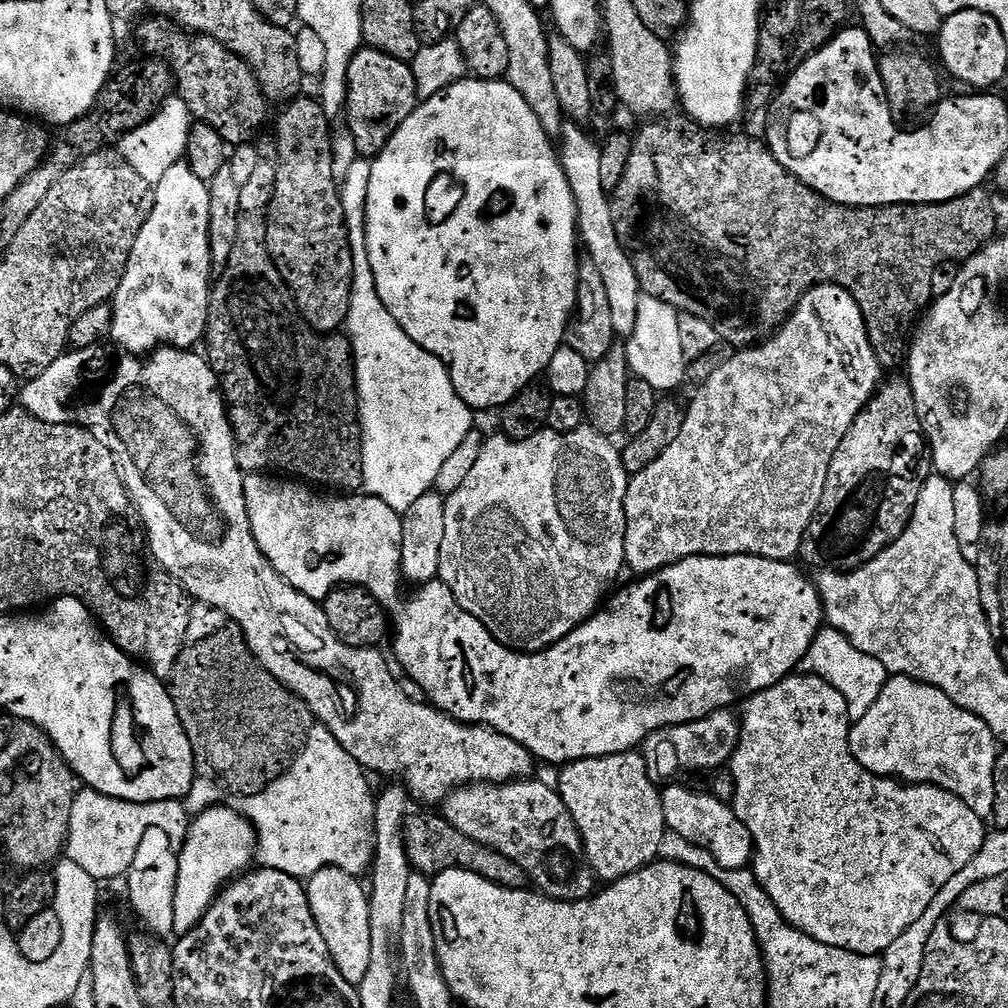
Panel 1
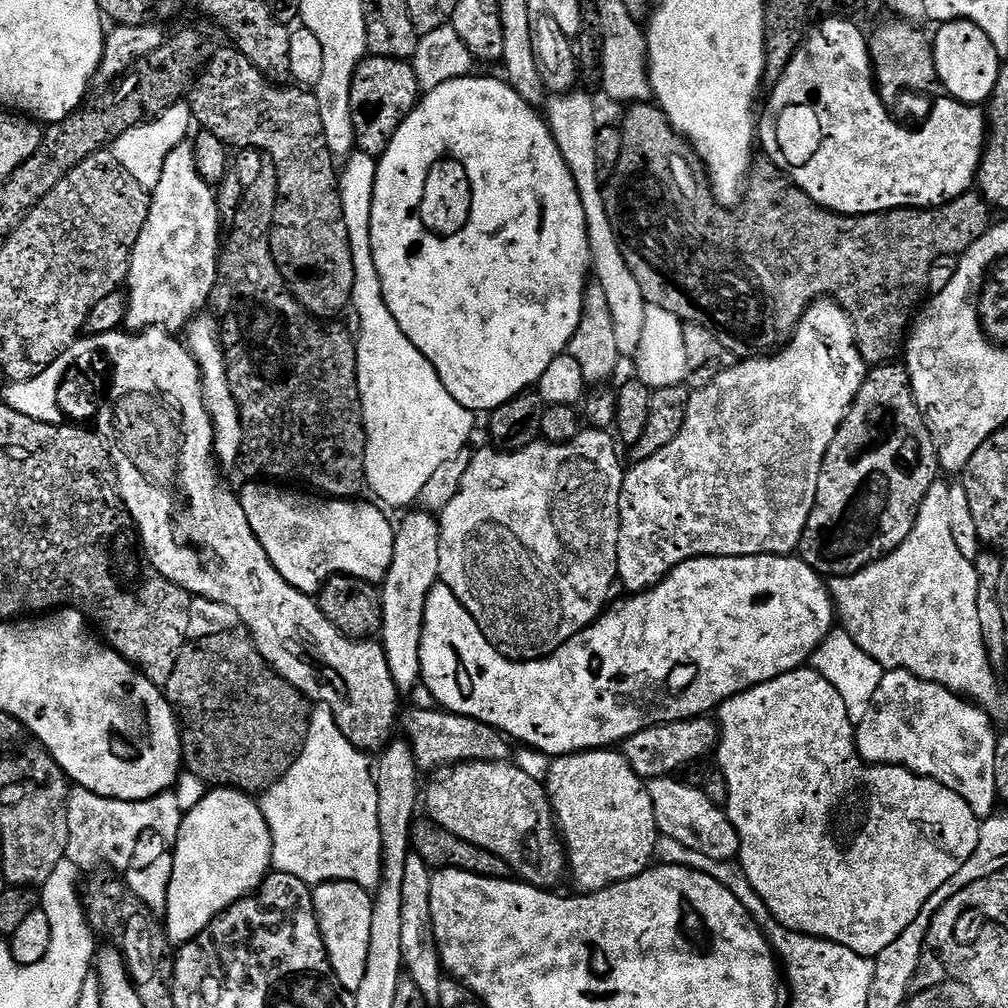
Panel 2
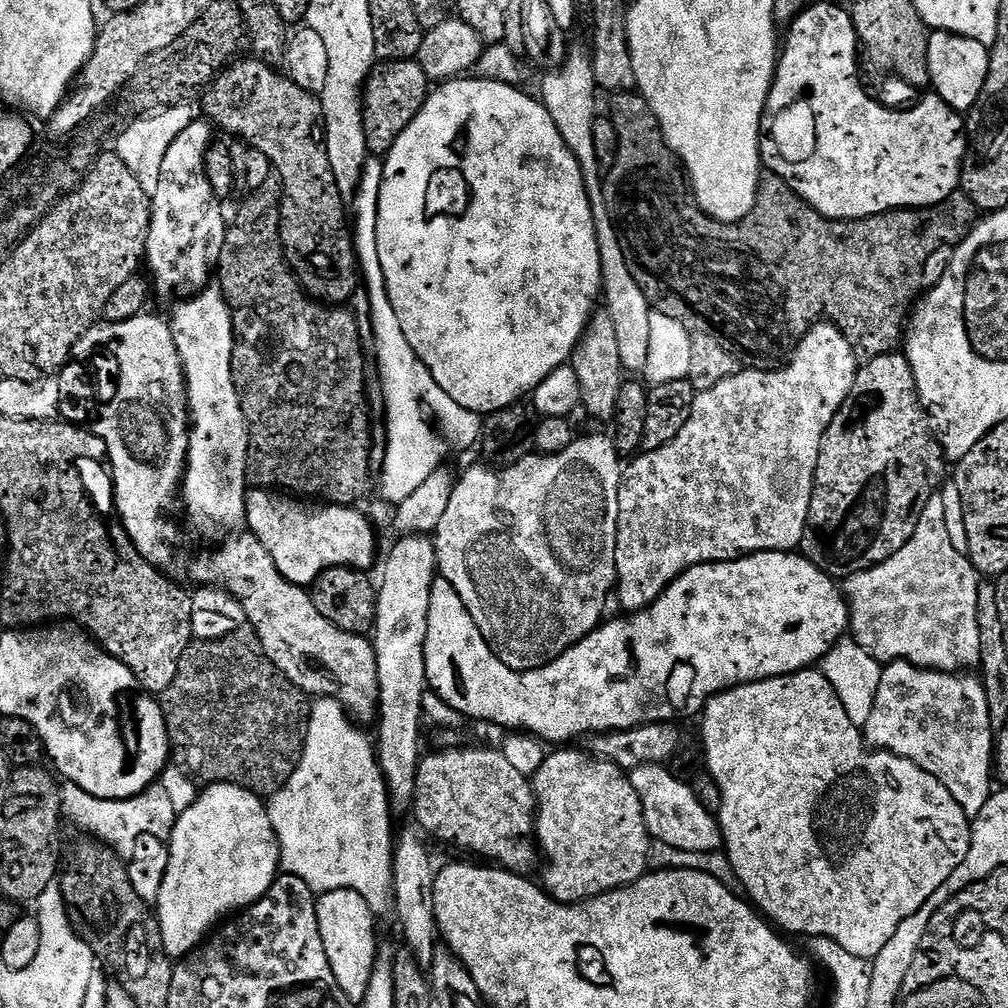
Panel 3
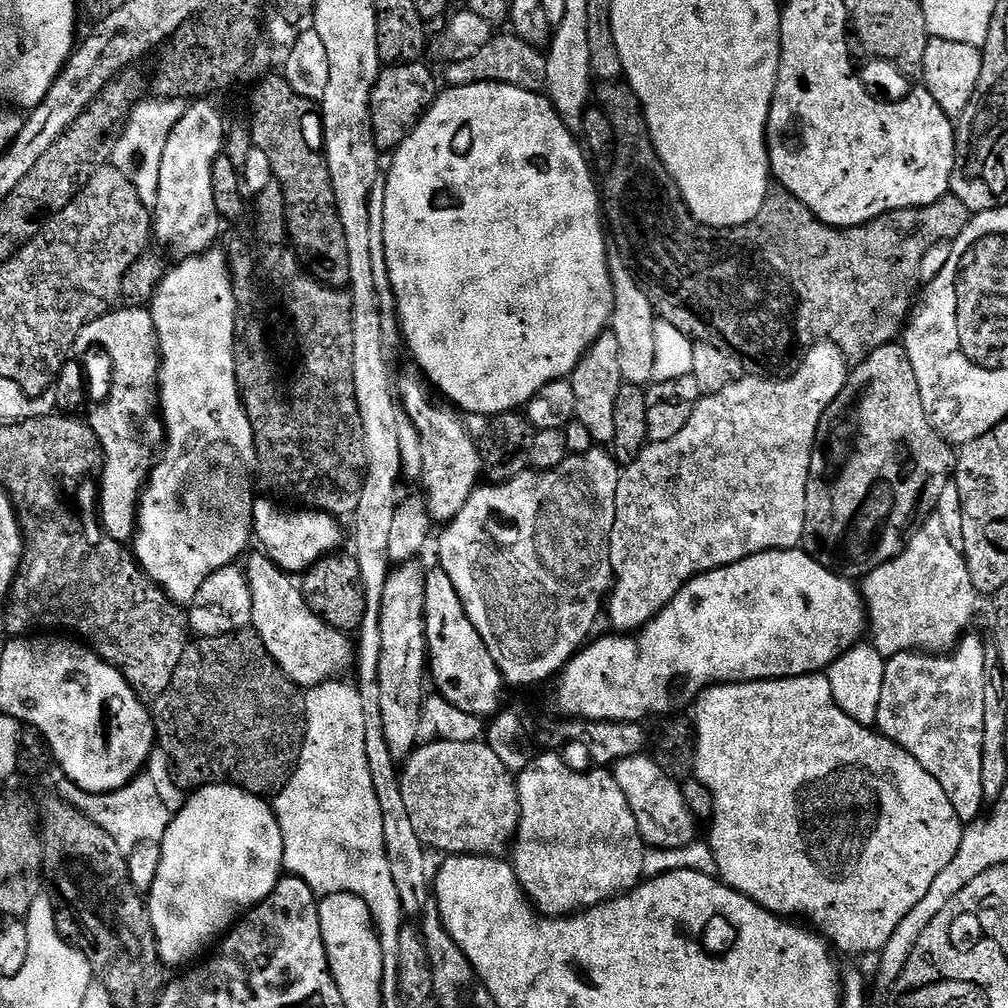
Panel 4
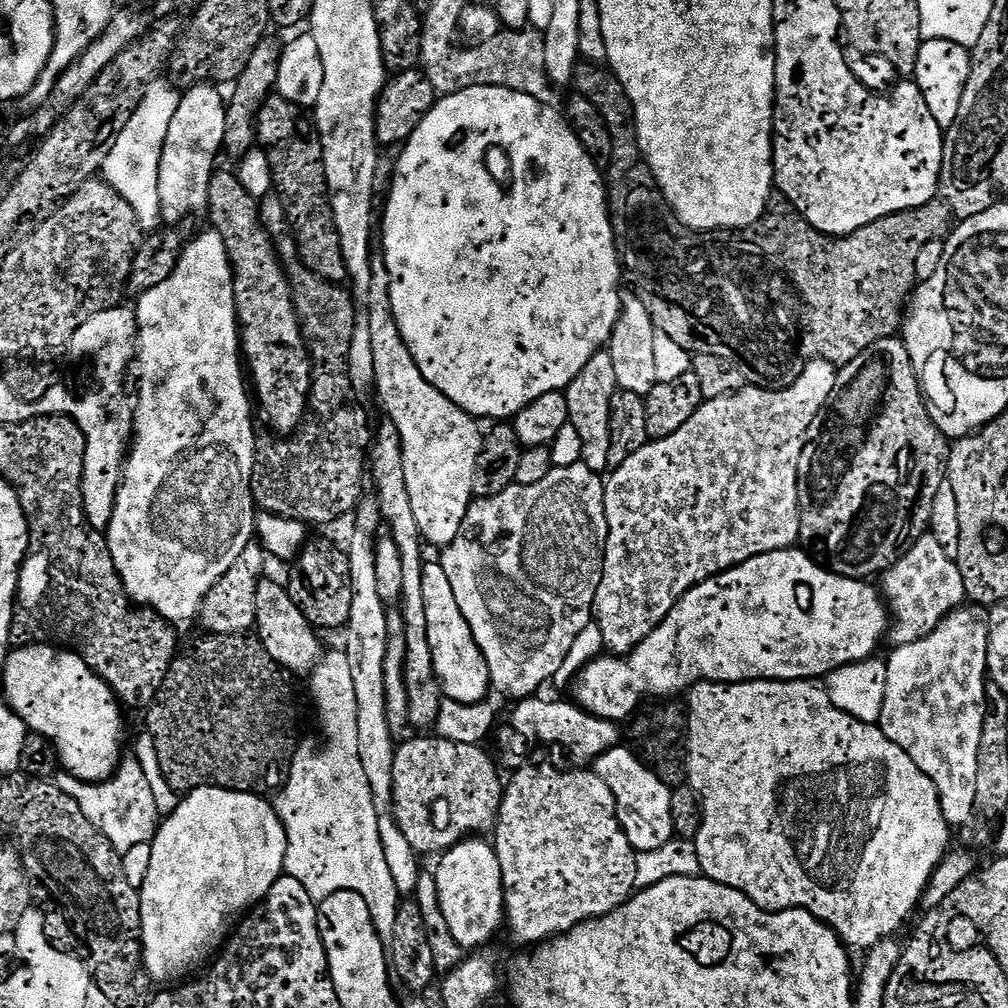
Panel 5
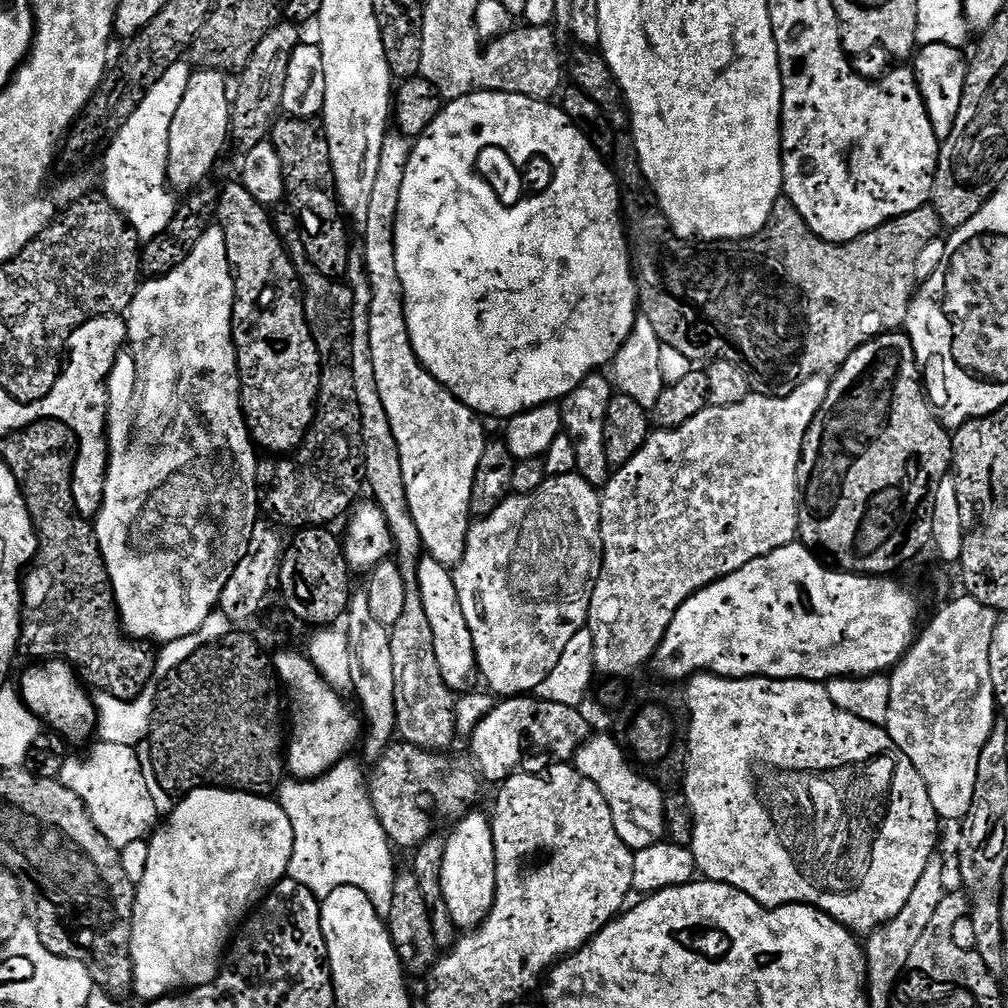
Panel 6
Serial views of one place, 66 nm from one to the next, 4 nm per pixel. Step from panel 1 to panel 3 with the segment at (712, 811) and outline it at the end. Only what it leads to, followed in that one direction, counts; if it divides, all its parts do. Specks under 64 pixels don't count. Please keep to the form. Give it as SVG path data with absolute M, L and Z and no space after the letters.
M643 764L637 768L631 769L630 775L632 785L642 802L642 810L646 818L649 837L653 841L669 844L671 848L686 850L687 852L715 852L724 843L724 836L720 833L720 821L715 815L712 815L698 802L694 796L694 790L691 783L679 780L676 776L668 773L669 769L662 764Z

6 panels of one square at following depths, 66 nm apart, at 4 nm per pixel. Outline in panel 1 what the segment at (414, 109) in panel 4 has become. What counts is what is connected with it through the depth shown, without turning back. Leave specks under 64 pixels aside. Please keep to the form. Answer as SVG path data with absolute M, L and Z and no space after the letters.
M364 46L354 54L348 71L347 135L354 137L357 153L364 158L375 158L410 118L417 106L416 87L411 63L390 58L378 50Z

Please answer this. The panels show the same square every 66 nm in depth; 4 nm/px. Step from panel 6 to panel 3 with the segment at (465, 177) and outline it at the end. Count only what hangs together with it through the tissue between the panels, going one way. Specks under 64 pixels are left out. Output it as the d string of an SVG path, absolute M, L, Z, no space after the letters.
M457 78L441 83L437 88L440 88L437 92L436 89L429 91L428 100L414 118L414 122L410 122L410 126L406 126L406 130L402 130L402 134L394 142L388 155L383 157L384 181L382 190L378 194L378 259L382 261L382 274L386 274L386 290L390 294L390 306L394 306L394 314L398 314L398 323L402 325L402 334L406 334L406 342L410 342L410 346L414 346L414 354L418 354L418 358L430 370L434 382L438 382L438 386L442 386L442 390L446 390L446 394L450 394L450 398L454 398L454 402L458 402L458 406L471 412L487 414L523 401L525 397L535 392L542 382L542 378L546 378L546 374L558 370L558 366L571 361L572 351L575 350L576 343L582 338L584 328L588 325L588 319L592 317L593 312L597 311L598 301L602 296L604 287L602 258L598 254L598 234L594 230L594 214L590 206L590 198L586 194L578 158L574 158L574 154L570 154L566 142L562 142L562 134L558 134L558 126L554 126L554 118L550 118L546 106L535 95L527 96L519 87L479 78Z

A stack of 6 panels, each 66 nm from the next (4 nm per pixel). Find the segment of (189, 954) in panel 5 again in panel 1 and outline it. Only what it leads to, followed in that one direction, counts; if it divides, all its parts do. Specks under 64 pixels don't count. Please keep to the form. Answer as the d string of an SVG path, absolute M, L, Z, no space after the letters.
M224 807L207 808L205 812L199 813L189 823L188 837L184 847L179 849L178 886L174 892L174 933L176 934L194 930L194 926L198 926L198 922L204 917L206 910L212 905L220 889L231 884L236 877L243 876L253 867L256 856L255 829L245 819L243 811L236 810L234 812L232 809Z

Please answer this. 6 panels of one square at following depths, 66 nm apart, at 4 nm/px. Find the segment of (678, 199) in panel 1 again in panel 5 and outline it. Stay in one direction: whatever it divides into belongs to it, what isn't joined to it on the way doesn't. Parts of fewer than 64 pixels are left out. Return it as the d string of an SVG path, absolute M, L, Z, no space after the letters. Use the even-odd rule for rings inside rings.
M584 62L584 63L581 63L581 64L580 64L580 65L579 65L579 67L577 67L577 69L576 69L576 75L575 75L575 77L574 77L574 88L576 88L576 89L575 89L575 91L576 91L576 92L577 92L577 93L579 93L579 95L581 95L581 96L585 96L585 98L586 98L586 99L588 99L588 100L589 100L589 101L590 101L590 102L594 102L594 106L598 106L598 110L599 110L599 111L600 111L600 113L601 113L601 114L602 114L602 115L603 115L603 116L604 116L604 117L605 117L605 118L606 118L606 122L607 122L607 123L608 123L608 125L609 125L609 126L610 126L610 134L611 134L611 135L612 135L612 158L611 158L611 160L609 160L609 161L607 161L607 164L606 164L606 187L607 187L607 189L608 189L608 206L609 206L609 209L610 209L610 211L611 211L611 214L612 214L612 227L613 227L613 228L615 228L615 230L616 230L616 242L617 242L617 245L620 245L620 246L622 246L622 264L623 264L623 267L624 267L624 268L625 268L625 269L626 269L626 272L627 272L627 275L628 275L628 272L629 272L629 274L630 274L630 275L632 275L632 280L633 280L633 282L634 282L634 283L636 283L636 288L637 288L637 289L636 289L636 288L635 288L635 291L636 291L636 292L637 292L637 293L638 293L638 295L639 295L639 298L640 298L640 301L642 301L642 303L644 303L644 304L645 304L645 305L646 305L646 307L647 307L647 308L648 308L648 309L649 309L649 310L650 310L650 314L651 314L651 315L652 315L652 320L653 320L653 321L654 321L654 323L655 323L655 324L656 324L656 326L657 326L657 329L659 329L659 331L661 331L661 332L665 332L665 333L666 333L666 334L668 334L668 335L669 335L669 336L670 336L670 338L672 338L672 339L676 339L676 340L677 340L677 341L678 341L678 342L679 342L679 343L680 343L680 344L681 344L681 346L683 346L683 347L684 347L684 348L685 348L685 349L686 349L686 351L688 351L688 352L690 352L690 353L691 353L691 354L692 354L692 353L696 353L696 354L699 354L699 353L702 353L702 352L713 352L713 353L714 353L714 354L722 354L722 358L734 358L734 359L735 359L735 360L737 360L737 361L738 361L738 362L742 362L742 363L743 363L743 364L744 364L744 365L745 365L745 366L747 366L747 367L748 367L748 369L750 369L750 370L751 370L751 371L752 371L752 375L753 375L753 377L755 377L755 379L756 379L756 380L757 380L757 381L760 381L760 382L763 382L763 383L764 383L764 384L765 384L765 385L768 385L768 386L771 386L771 387L772 387L772 388L773 388L773 389L778 389L778 388L788 388L788 387L790 387L790 386L791 386L791 384L792 384L792 383L793 383L793 382L794 382L794 381L796 381L796 377L797 377L797 376L800 376L800 375L802 375L802 373L804 373L804 364L803 364L803 363L800 363L800 362L807 362L807 361L810 361L810 360L829 360L829 361L831 361L831 363L832 363L832 364L834 364L834 365L837 365L837 366L843 366L843 365L846 365L846 364L849 364L849 363L850 363L850 362L851 362L851 360L853 360L853 359L854 359L854 358L858 358L858 354L862 354L862 350L866 350L866 349L867 349L867 348L869 348L869 347L870 347L870 346L874 346L874 342L878 342L878 341L879 341L879 340L881 340L881 339L882 339L882 338L886 338L886 337L887 337L887 336L894 336L894 335L897 335L897 333L899 333L899 332L900 332L900 331L901 331L901 328L902 328L902 325L903 325L903 323L904 323L904 321L905 321L905 319L906 319L906 305L907 305L907 304L908 304L908 303L909 303L909 300L910 300L910 297L911 297L911 296L912 296L912 295L913 295L913 292L914 292L914 289L915 289L915 288L916 288L916 287L917 287L917 284L918 284L918 281L917 281L917 279L916 279L916 267L917 267L917 266L918 266L918 254L919 254L919 253L920 253L920 251L921 251L921 250L923 250L923 248L924 248L924 247L926 247L926 242L934 242L934 241L935 241L935 240L944 240L944 239L945 239L945 237L947 237L947 236L948 236L948 235L949 235L949 233L951 233L951 231L952 231L952 229L953 229L953 227L954 227L954 217L953 217L953 214L952 214L952 210L951 210L951 208L950 208L950 206L949 206L949 205L948 205L948 204L947 204L947 203L946 203L946 201L944 201L944 199L942 199L942 198L937 198L937 199L935 199L935 200L931 200L931 201L930 201L930 202L926 202L926 203L925 203L925 204L923 204L923 205L922 205L922 206L918 206L918 207L917 207L917 208L911 208L911 209L910 209L910 210L902 210L902 211L901 211L901 212L895 212L895 213L894 213L894 214L890 214L890 215L889 215L889 216L887 216L887 217L886 217L886 218L878 218L878 219L877 219L877 220L875 220L875 221L874 221L874 222L870 222L870 223L869 223L869 224L867 224L867 225L866 225L866 226L862 226L862 227L861 227L861 228L859 228L859 229L858 229L858 230L854 230L854 231L853 231L853 232L851 232L851 234L849 234L849 235L848 235L848 236L827 236L827 235L826 235L826 234L822 234L822 233L821 233L821 232L819 232L819 231L818 231L818 229L817 229L817 228L815 228L815 227L814 227L814 226L810 226L810 222L809 222L809 221L808 221L808 219L806 219L806 218L805 218L805 217L804 217L804 214L803 214L803 212L801 212L801 211L800 211L800 209L799 209L799 207L797 207L797 205L796 205L796 204L795 204L795 203L792 203L792 202L784 202L784 203L788 203L788 204L776 204L776 203L773 203L773 204L772 204L772 205L771 205L771 207L769 207L769 209L768 209L768 211L767 211L767 212L765 212L765 213L764 213L764 217L763 217L763 218L761 218L761 219L760 219L760 220L759 220L759 221L758 221L758 222L757 222L757 223L756 223L756 224L751 224L751 226L749 226L749 228L737 228L737 229L735 229L735 230L721 230L721 231L719 231L719 232L698 232L698 231L695 231L695 230L690 230L690 229L689 229L689 228L687 228L687 226L685 226L685 224L681 224L681 222L680 222L680 220L679 220L679 219L678 219L678 218L677 218L677 216L675 216L675 215L674 215L674 213L673 213L673 210L672 210L672 208L671 208L671 206L670 206L670 205L668 205L668 200L667 200L667 198L665 198L665 196L664 196L664 191L662 191L662 190L661 190L661 188L660 188L660 186L659 186L659 184L657 184L657 182L656 182L656 179L655 179L655 178L654 178L654 174L653 174L653 173L652 173L652 172L651 172L651 170L650 170L650 169L648 169L648 166L647 166L647 164L645 164L645 163L644 163L644 161L643 161L643 159L642 159L642 157L641 157L641 154L640 154L640 145L639 145L639 144L637 144L637 142L636 142L636 111L634 111L634 109L632 109L632 103L631 103L631 102L630 102L630 98L629 98L629 97L628 97L628 95L627 95L627 94L626 94L626 90L625 90L625 89L624 89L624 87L623 87L623 86L622 86L622 82L621 82L621 81L620 81L620 80L619 80L619 78L617 78L617 77L616 77L616 76L615 76L615 74L614 74L614 73L612 73L612 69L611 69L611 68L609 68L609 67L607 67L607 66L601 66L601 65L600 65L600 64L599 64L599 63L596 63L596 62ZM792 352L796 352L796 356L797 356L797 358L798 358L798 359L800 359L800 362L798 362L798 364L792 364Z

